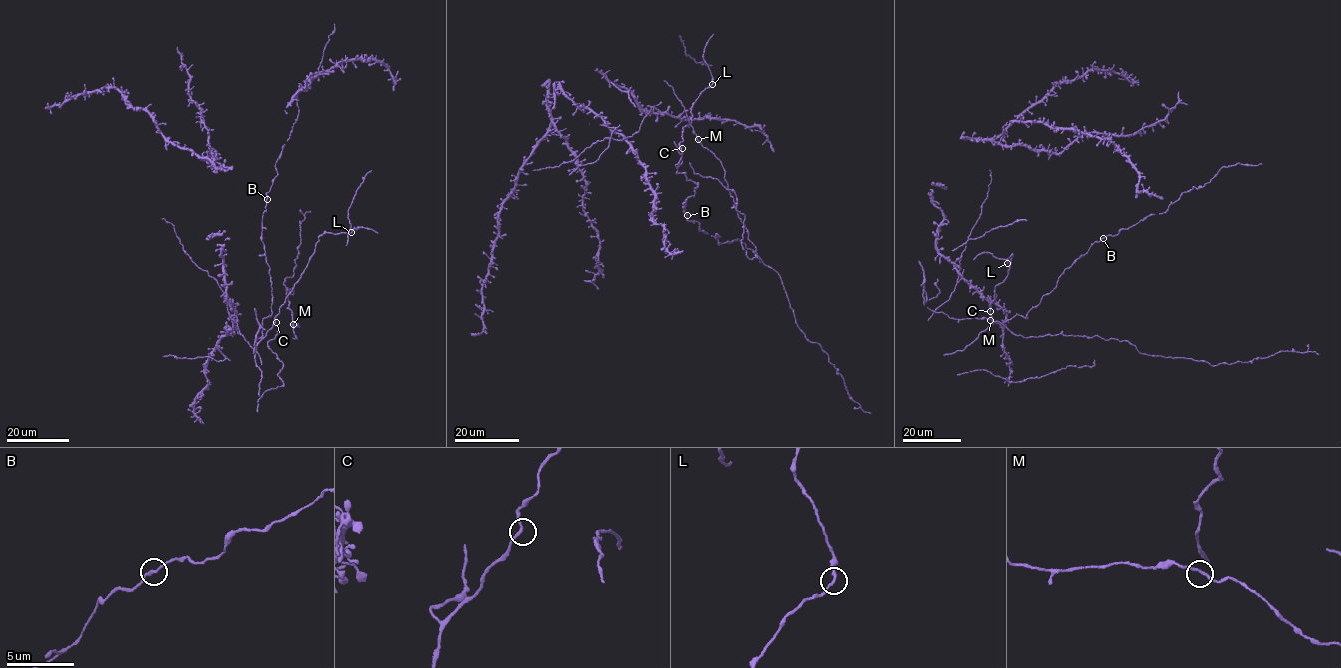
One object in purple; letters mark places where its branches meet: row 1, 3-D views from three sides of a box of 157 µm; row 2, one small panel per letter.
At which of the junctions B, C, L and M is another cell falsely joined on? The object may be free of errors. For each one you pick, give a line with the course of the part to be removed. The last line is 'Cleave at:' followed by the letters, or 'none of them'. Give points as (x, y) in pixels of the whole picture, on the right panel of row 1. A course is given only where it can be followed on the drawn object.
Cleave at: none of them

